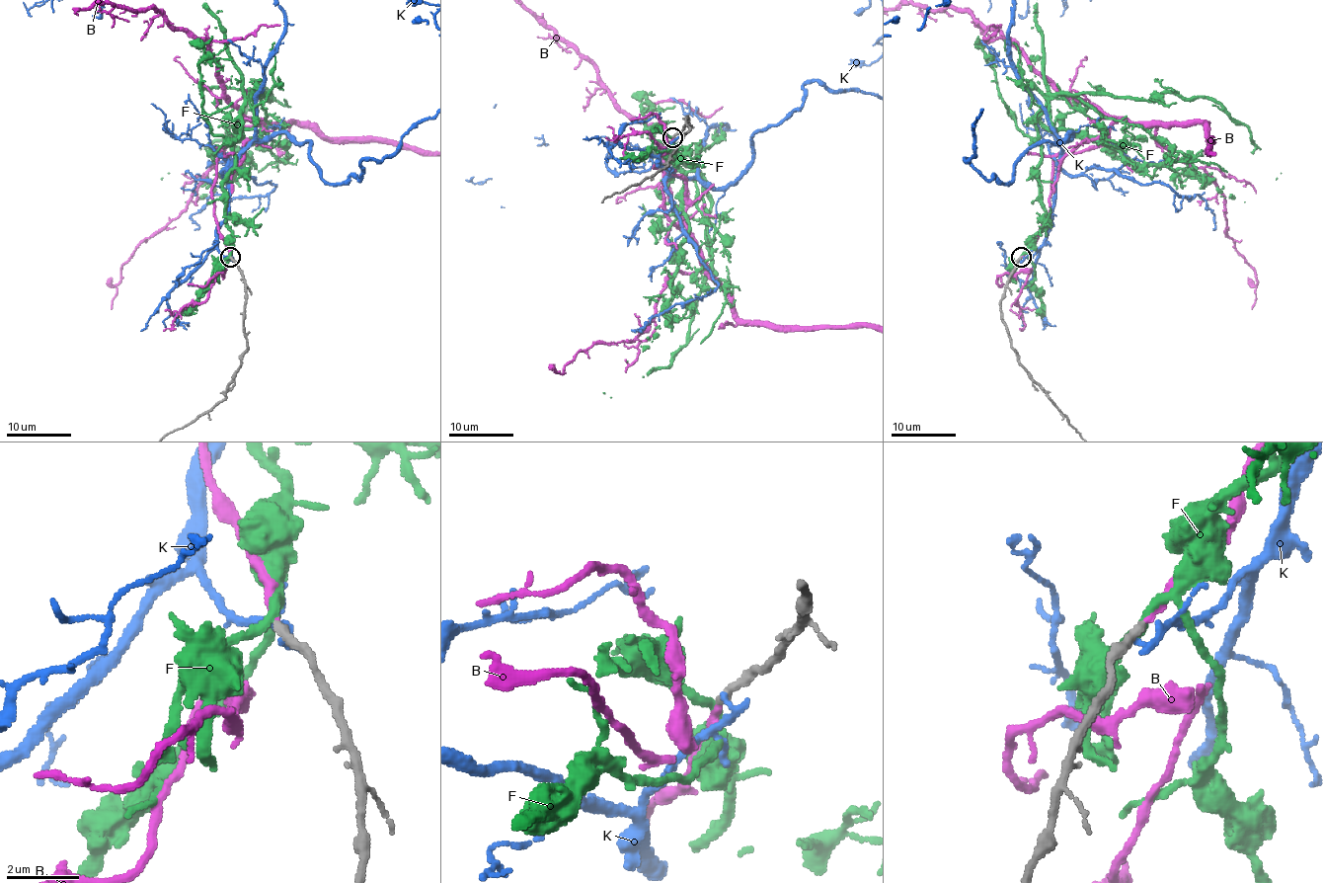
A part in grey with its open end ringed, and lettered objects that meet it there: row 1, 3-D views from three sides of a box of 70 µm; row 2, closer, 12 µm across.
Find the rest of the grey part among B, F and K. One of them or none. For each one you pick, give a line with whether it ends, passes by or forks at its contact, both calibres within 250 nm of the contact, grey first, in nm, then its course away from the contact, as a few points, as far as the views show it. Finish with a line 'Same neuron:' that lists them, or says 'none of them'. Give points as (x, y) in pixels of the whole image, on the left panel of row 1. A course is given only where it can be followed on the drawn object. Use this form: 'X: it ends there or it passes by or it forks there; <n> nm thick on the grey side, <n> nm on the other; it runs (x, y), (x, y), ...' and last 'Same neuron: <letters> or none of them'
B: it ends there; 260 nm thick on the grey side, 220 nm on the other
Same neuron: B

